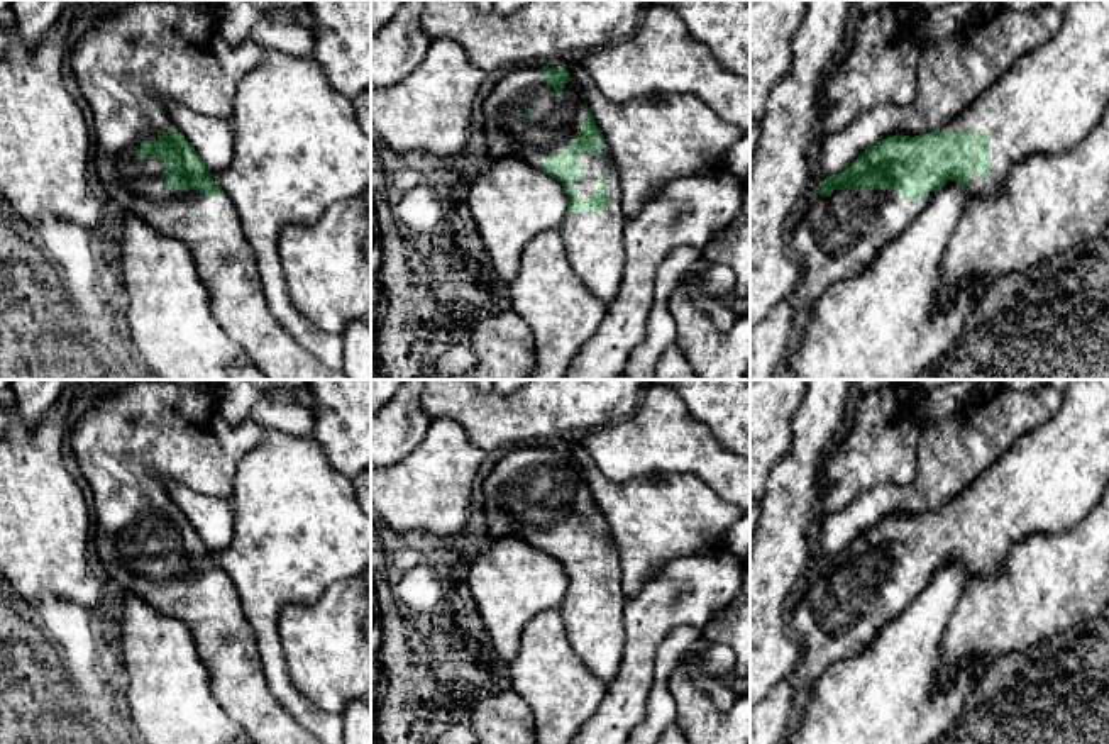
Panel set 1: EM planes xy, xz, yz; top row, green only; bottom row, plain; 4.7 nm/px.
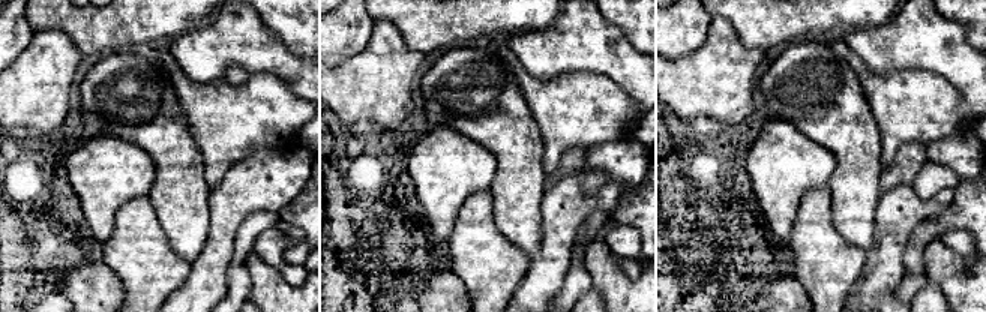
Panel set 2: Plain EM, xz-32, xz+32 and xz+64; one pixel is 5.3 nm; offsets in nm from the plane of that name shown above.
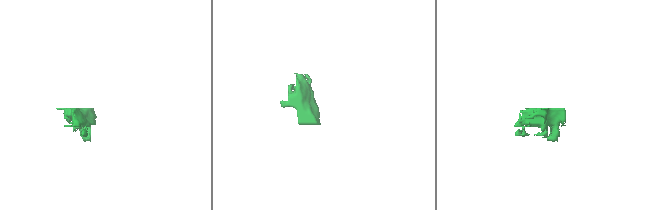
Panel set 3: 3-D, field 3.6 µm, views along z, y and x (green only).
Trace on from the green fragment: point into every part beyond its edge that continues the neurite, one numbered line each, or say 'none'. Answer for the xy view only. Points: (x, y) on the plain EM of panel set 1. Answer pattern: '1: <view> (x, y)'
1: xy (141, 434)

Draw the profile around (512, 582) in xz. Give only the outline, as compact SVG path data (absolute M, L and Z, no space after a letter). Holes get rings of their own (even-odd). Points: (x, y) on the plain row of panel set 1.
M516 537L486 544L467 575L471 595L501 661L511 663L521 646L527 624L543 610L557 608L567 591L567 573L560 561Z

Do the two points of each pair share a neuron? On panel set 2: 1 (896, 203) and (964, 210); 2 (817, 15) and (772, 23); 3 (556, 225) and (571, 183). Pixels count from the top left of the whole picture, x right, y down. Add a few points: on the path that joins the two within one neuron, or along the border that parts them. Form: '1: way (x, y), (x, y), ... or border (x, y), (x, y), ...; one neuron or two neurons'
1: border (955, 189), (944, 210), (916, 225); two neurons
2: way (806, 15), (782, 20); one neuron
3: way (562, 215), (568, 194); one neuron

